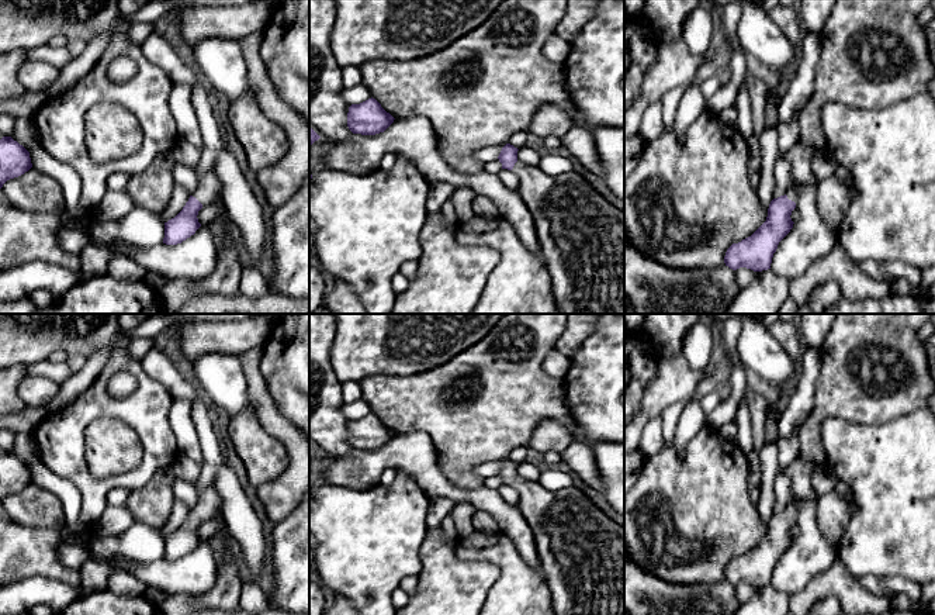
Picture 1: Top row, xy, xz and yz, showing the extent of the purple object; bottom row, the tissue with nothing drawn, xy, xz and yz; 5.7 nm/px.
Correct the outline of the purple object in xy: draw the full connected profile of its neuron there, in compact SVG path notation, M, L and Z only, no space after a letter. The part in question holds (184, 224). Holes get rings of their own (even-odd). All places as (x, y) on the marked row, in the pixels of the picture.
M212 167L207 175L198 179L198 187L190 196L183 210L174 218L165 222L163 243L177 245L194 235L201 227L197 218L198 211L217 198L224 198L224 190L221 180Z

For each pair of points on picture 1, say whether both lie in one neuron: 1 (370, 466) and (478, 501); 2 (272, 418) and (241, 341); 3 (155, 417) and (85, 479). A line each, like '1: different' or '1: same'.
1: same
2: different
3: same

